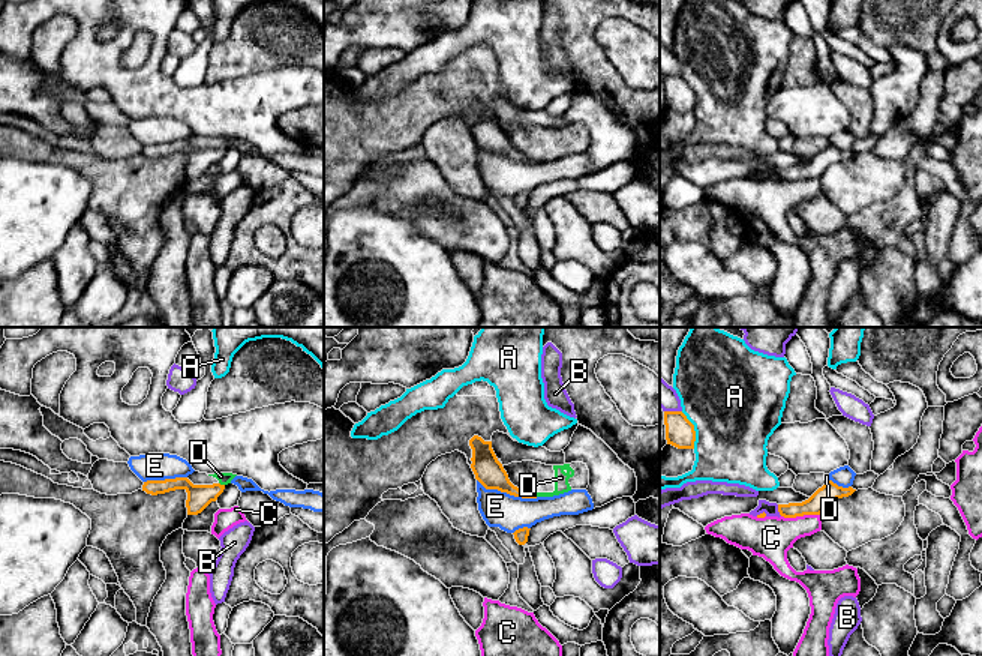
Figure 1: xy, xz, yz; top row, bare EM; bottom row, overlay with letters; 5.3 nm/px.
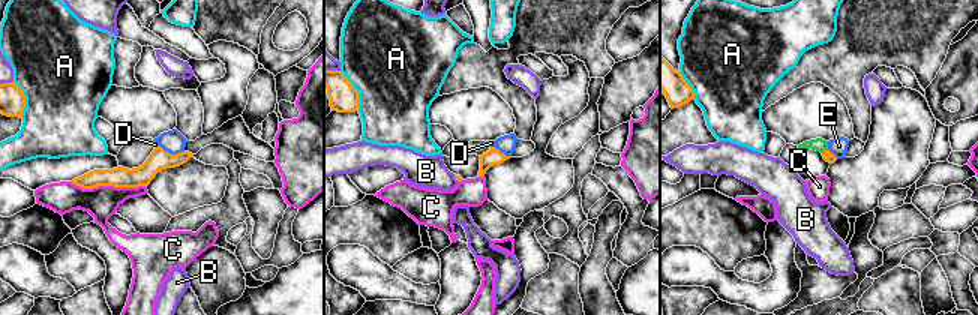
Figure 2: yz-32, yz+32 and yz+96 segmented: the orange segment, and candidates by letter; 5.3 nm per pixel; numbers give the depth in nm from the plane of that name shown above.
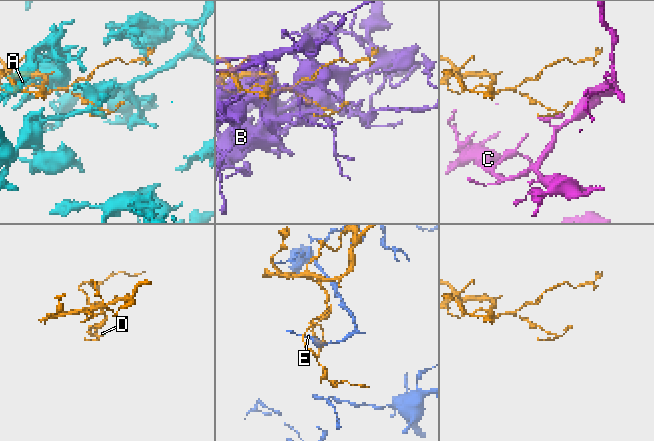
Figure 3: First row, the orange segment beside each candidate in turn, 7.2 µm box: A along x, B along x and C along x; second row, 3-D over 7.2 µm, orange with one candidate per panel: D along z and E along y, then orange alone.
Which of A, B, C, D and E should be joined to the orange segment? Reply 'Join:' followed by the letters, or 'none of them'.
Join: none of them

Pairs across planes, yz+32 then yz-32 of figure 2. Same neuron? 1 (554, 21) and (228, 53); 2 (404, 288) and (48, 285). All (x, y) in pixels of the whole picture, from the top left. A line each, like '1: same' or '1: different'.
1: different
2: same

